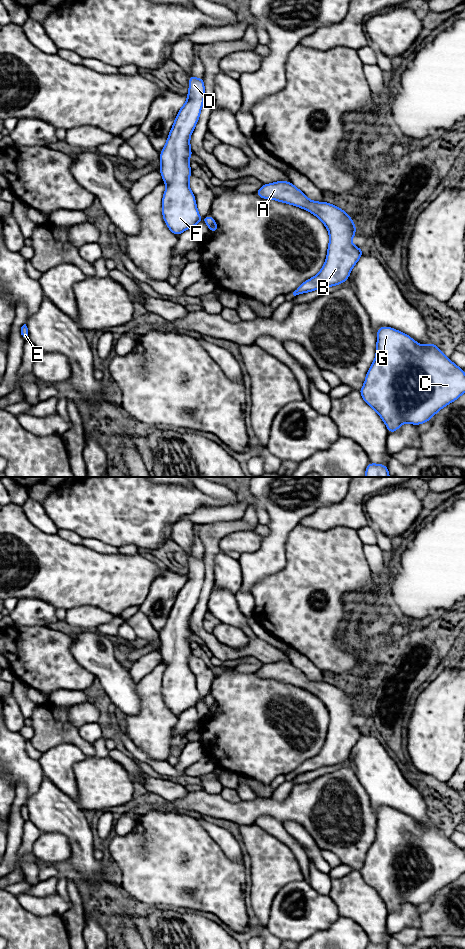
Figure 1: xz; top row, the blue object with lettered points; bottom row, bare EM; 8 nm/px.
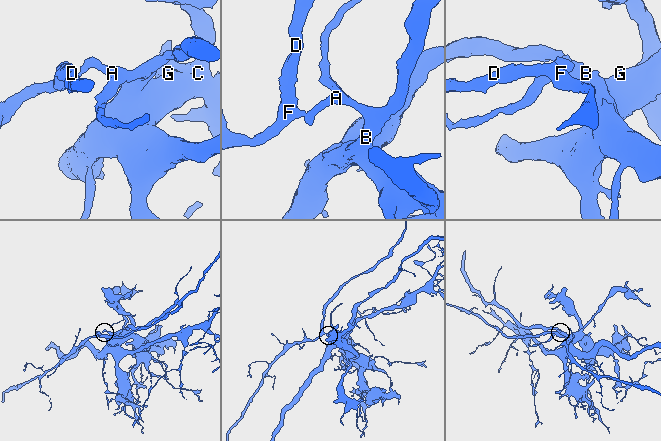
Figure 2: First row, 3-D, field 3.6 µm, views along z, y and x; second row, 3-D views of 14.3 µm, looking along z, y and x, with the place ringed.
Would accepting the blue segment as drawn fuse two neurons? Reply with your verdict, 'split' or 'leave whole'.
split

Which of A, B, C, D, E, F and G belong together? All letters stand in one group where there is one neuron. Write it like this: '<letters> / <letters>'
A B C G / D E F

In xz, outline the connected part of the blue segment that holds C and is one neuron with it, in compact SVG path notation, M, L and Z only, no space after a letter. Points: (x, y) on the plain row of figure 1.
M384 806L378 808L376 837L359 872L365 883L379 894L386 904L388 912L393 913L403 903L413 905L426 903L439 890L458 879L465 873L465 853L449 837L446 837L434 822L430 825L420 825L407 814Z

